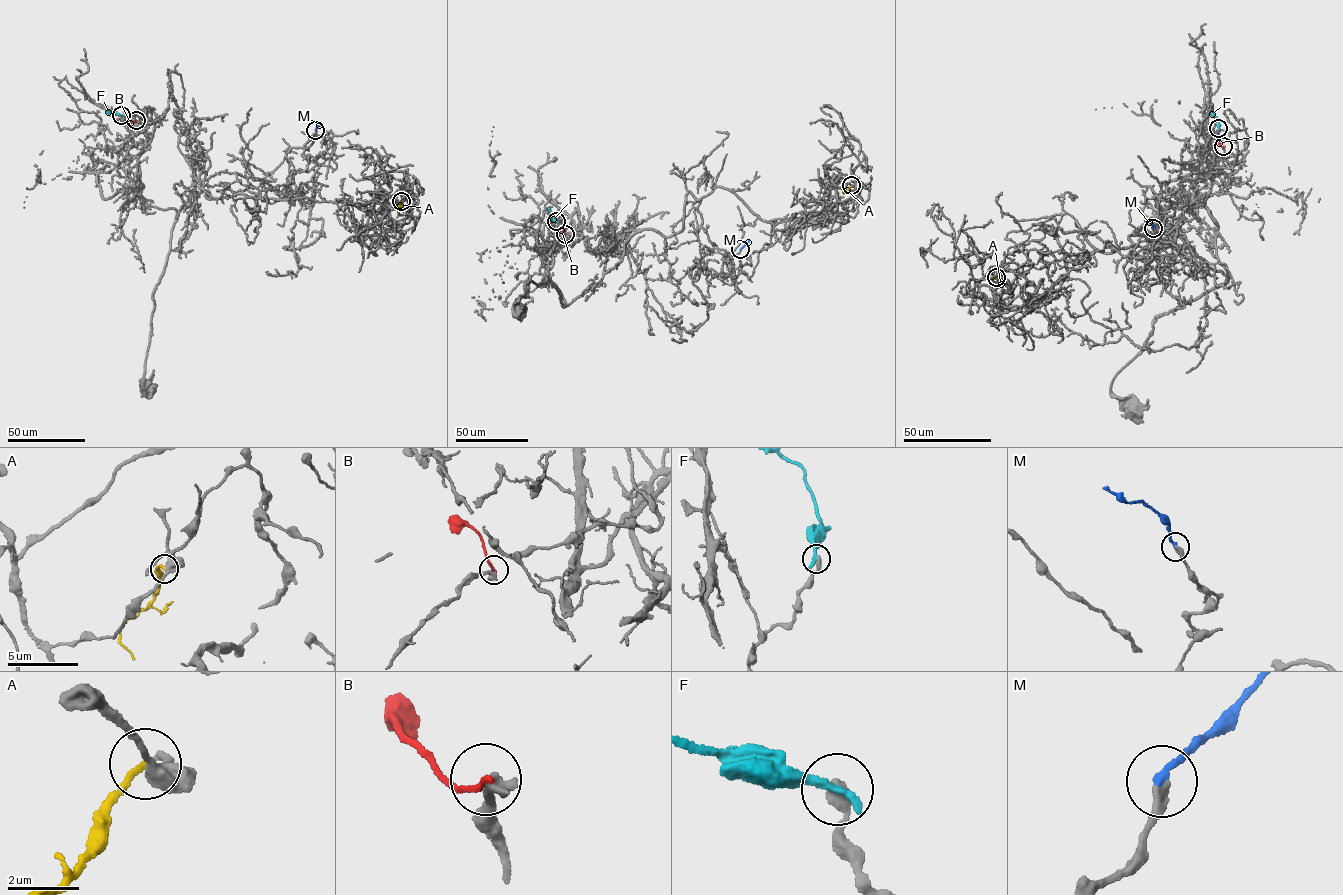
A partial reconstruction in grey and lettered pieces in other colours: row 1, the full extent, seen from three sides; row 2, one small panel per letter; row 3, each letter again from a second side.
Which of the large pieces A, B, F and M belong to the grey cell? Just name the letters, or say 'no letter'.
M

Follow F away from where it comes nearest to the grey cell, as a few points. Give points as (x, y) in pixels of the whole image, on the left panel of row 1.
F: (121, 115), (106, 112)

